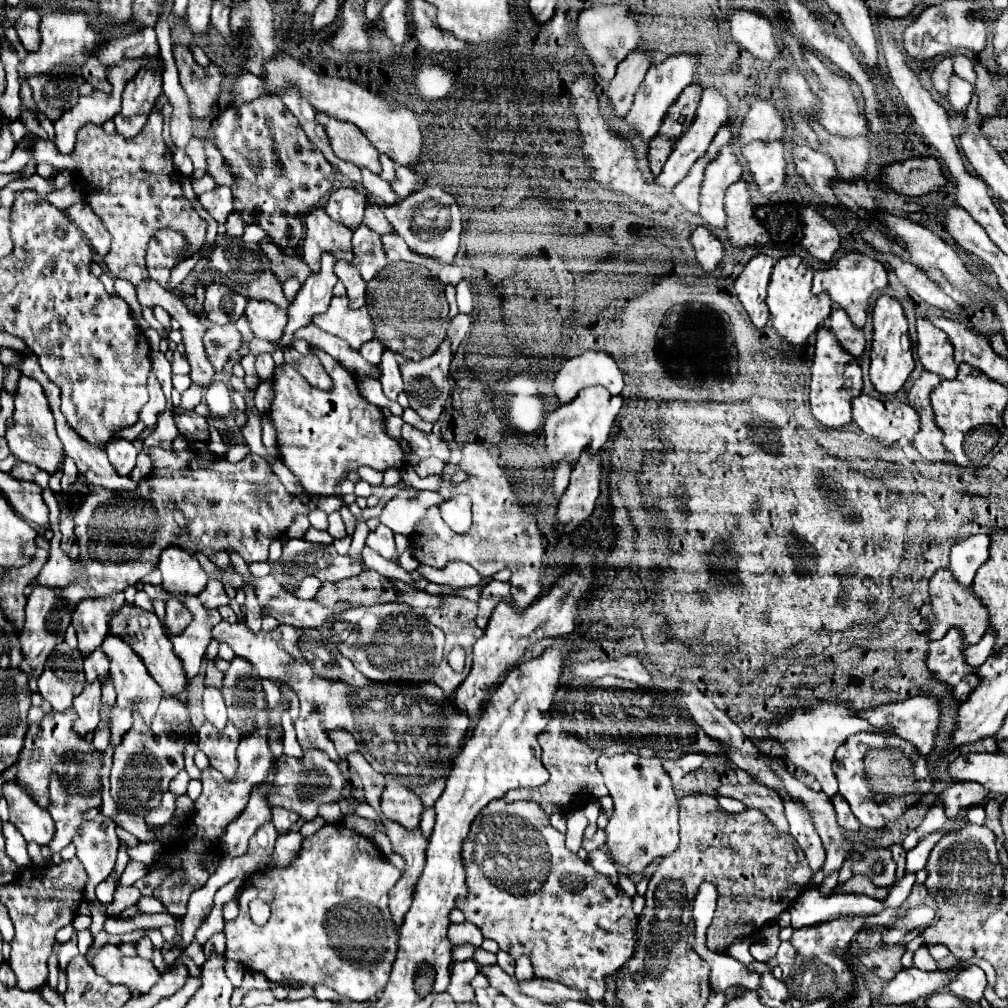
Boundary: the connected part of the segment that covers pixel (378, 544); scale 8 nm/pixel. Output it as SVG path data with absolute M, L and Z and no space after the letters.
M379 524L379 526L367 536L367 546L373 548L375 552L379 552L381 556L391 556L391 558L395 558L395 554L397 554L395 542L393 542L393 532L391 532L387 526L383 526L383 524Z

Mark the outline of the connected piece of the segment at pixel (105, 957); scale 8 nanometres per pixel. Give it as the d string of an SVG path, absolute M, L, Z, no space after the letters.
M105 944L103 948L95 950L87 960L93 970L99 972L99 976L105 976L109 984L123 984L131 992L139 994L147 994L161 976L151 960L141 956L129 958L119 950L119 946L113 944Z

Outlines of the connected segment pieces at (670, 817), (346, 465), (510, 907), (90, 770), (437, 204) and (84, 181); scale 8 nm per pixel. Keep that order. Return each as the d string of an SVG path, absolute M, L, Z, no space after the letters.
M619 754L613 758L599 756L597 768L603 774L605 786L609 788L609 794L615 802L615 812L609 818L609 824L605 826L605 834L607 834L605 846L607 846L613 862L625 866L625 872L629 876L637 876L653 860L677 850L677 844L679 844L679 806L677 806L677 800L673 794L671 778L663 770L659 758L643 758L643 756L635 756L635 754Z
M311 348L311 352L315 356L319 356L323 368L331 376L331 380L333 380L331 390L317 390L303 376L295 374L293 368L285 366L285 370L275 372L275 400L273 400L271 410L269 410L271 422L277 430L279 456L283 460L283 464L297 476L305 494L309 494L309 496L331 496L333 486L339 484L341 480L345 480L349 472L355 472L361 466L369 466L369 468L379 470L379 472L385 472L387 468L403 468L403 464L405 464L403 456L405 454L403 454L399 442L385 434L385 430L383 430L385 418L383 418L381 408L369 404L367 400L363 400L359 396L355 376L351 372L347 372L337 360L333 360L321 348Z
M493 800L493 802L489 802L477 814L477 820L473 820L469 836L465 838L465 844L461 848L461 858L463 858L465 872L467 872L465 874L467 876L467 880L465 880L465 884L467 884L467 896L463 896L461 900L457 900L457 908L465 914L465 918L469 922L473 922L475 926L481 928L481 932L483 932L485 938L497 942L499 950L509 952L513 958L517 958L517 956L529 956L529 960L533 964L533 972L535 972L537 978L549 978L549 980L561 982L565 986L585 990L595 1000L595 982L603 982L605 976L613 976L633 956L635 942L637 942L637 916L633 914L631 898L625 892L621 892L615 886L611 886L605 876L599 876L591 868L591 864L587 860L581 860L577 854L571 854L565 848L565 834L557 832L551 826L549 816L541 810L541 806L537 802L513 802L513 804L509 804L505 800Z
M49 712L45 714L45 718L39 724L31 724L29 732L26 733L24 739L23 752L18 758L19 770L17 770L17 782L23 784L25 788L31 790L33 800L41 806L47 808L49 804L49 772L55 770L59 772L67 782L69 782L69 790L71 792L79 792L87 790L87 792L99 792L101 790L101 780L97 776L97 766L89 764L89 760L97 760L99 756L93 752L87 754L79 754L79 746L91 746L87 740L79 738L73 732L73 720L75 720L75 712Z
M423 188L397 204L383 206L383 214L389 220L393 232L407 242L409 250L413 250L415 254L437 258L445 264L453 264L453 258L459 252L463 226L459 204L451 194L443 192L441 188Z
M151 112L145 128L131 140L125 140L117 132L107 134L97 124L85 124L77 132L77 144L73 150L77 164L71 174L81 186L85 202L91 204L91 210L101 218L105 228L113 232L111 244L121 244L121 260L141 260L147 252L149 240L161 228L169 228L185 236L185 244L189 244L189 248L181 252L181 260L199 254L205 246L207 224L183 196L171 150L161 138L161 126L161 112Z

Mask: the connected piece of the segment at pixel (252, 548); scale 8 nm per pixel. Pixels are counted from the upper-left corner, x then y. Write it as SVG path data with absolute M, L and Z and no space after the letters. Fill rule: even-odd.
M149 448L149 456L155 464L153 484L159 482L159 490L171 490L175 508L183 512L189 524L187 546L191 552L203 552L205 556L215 552L237 552L247 564L267 562L269 544L289 530L295 516L309 514L309 508L301 504L301 498L291 496L285 490L261 456L249 454L237 464L223 458L205 464L199 456L191 454L191 450L165 452L161 448ZM251 484L265 484L269 496L259 500L253 494L253 488L249 488Z

